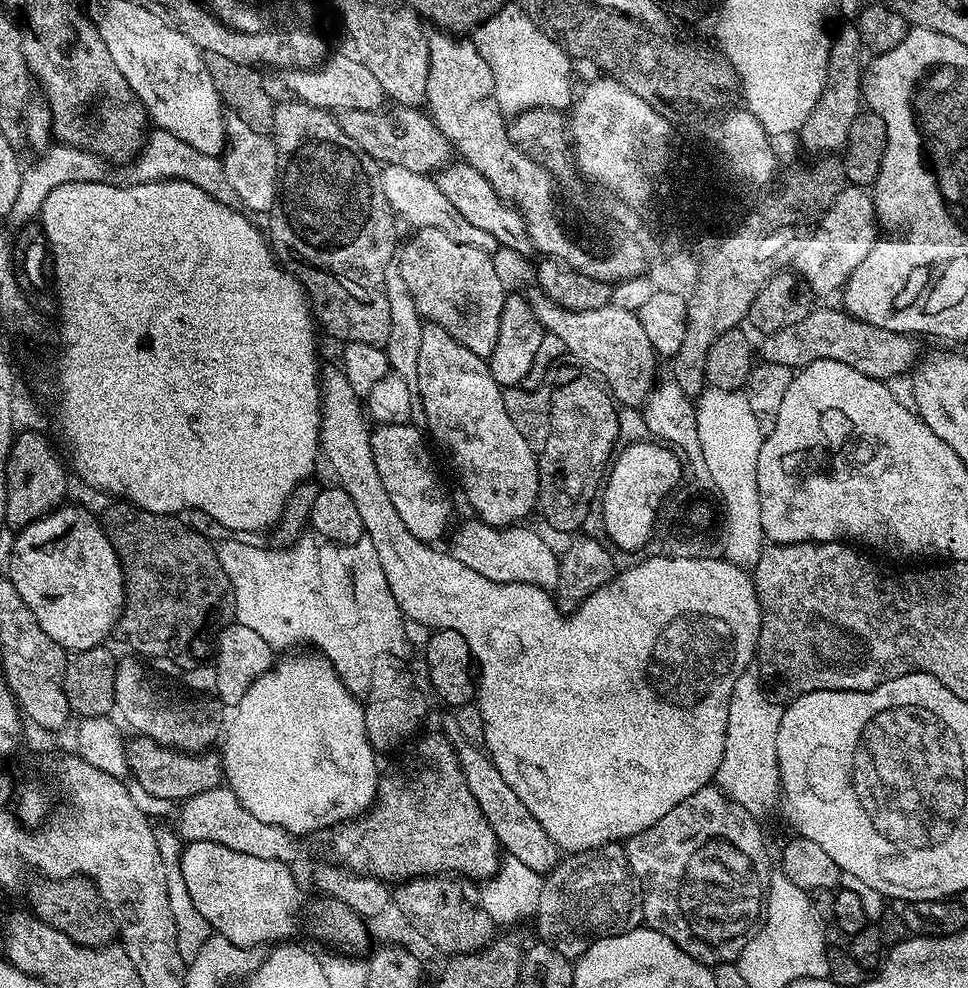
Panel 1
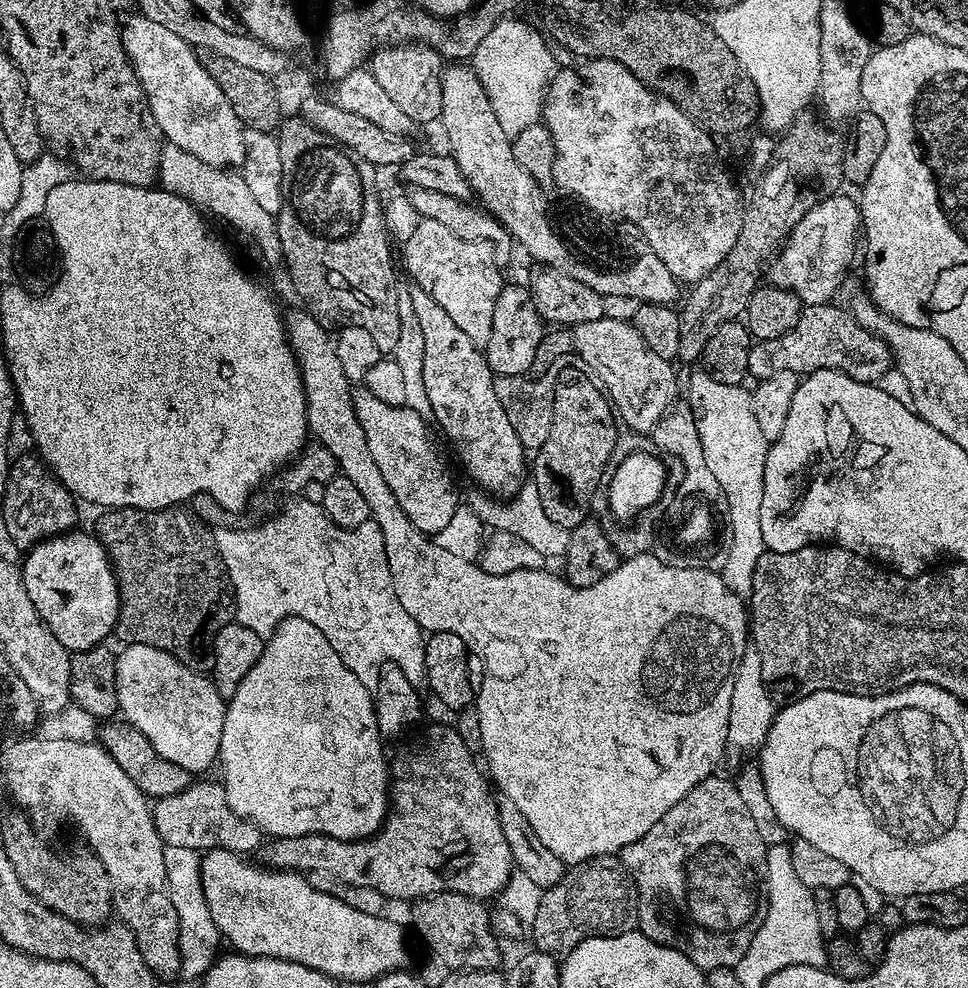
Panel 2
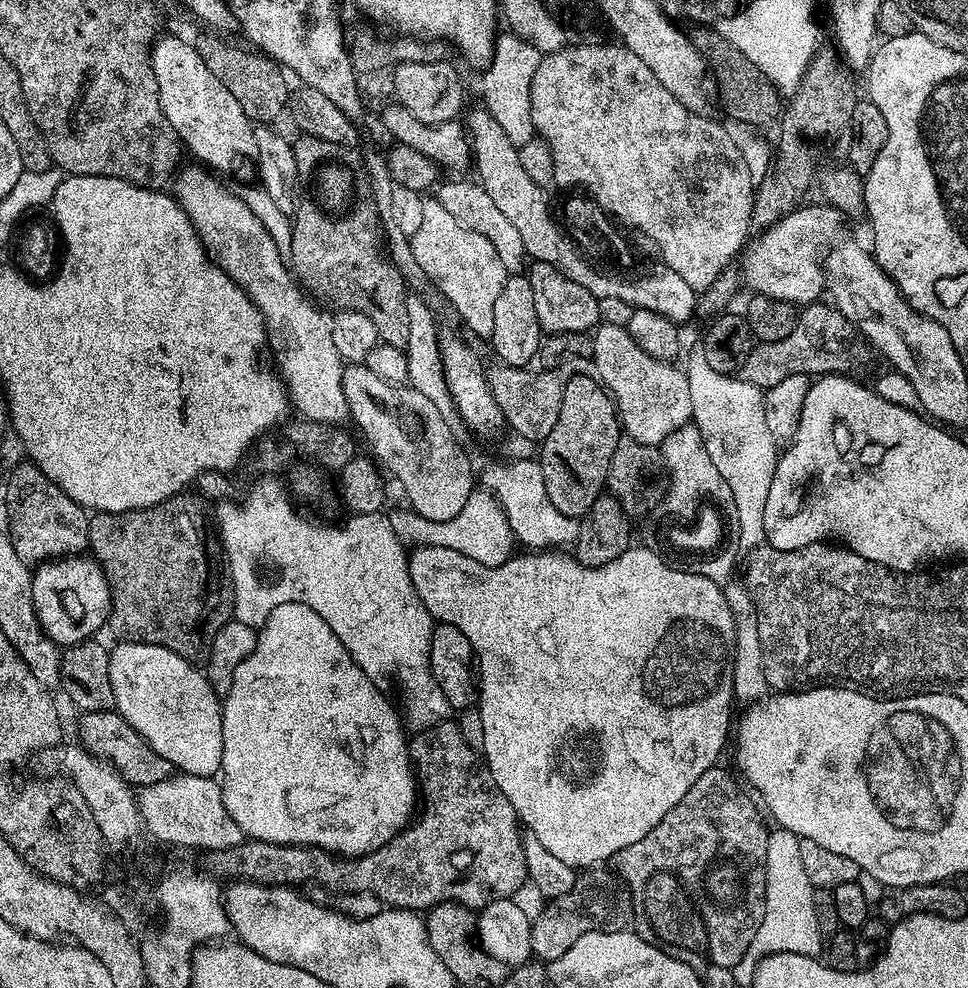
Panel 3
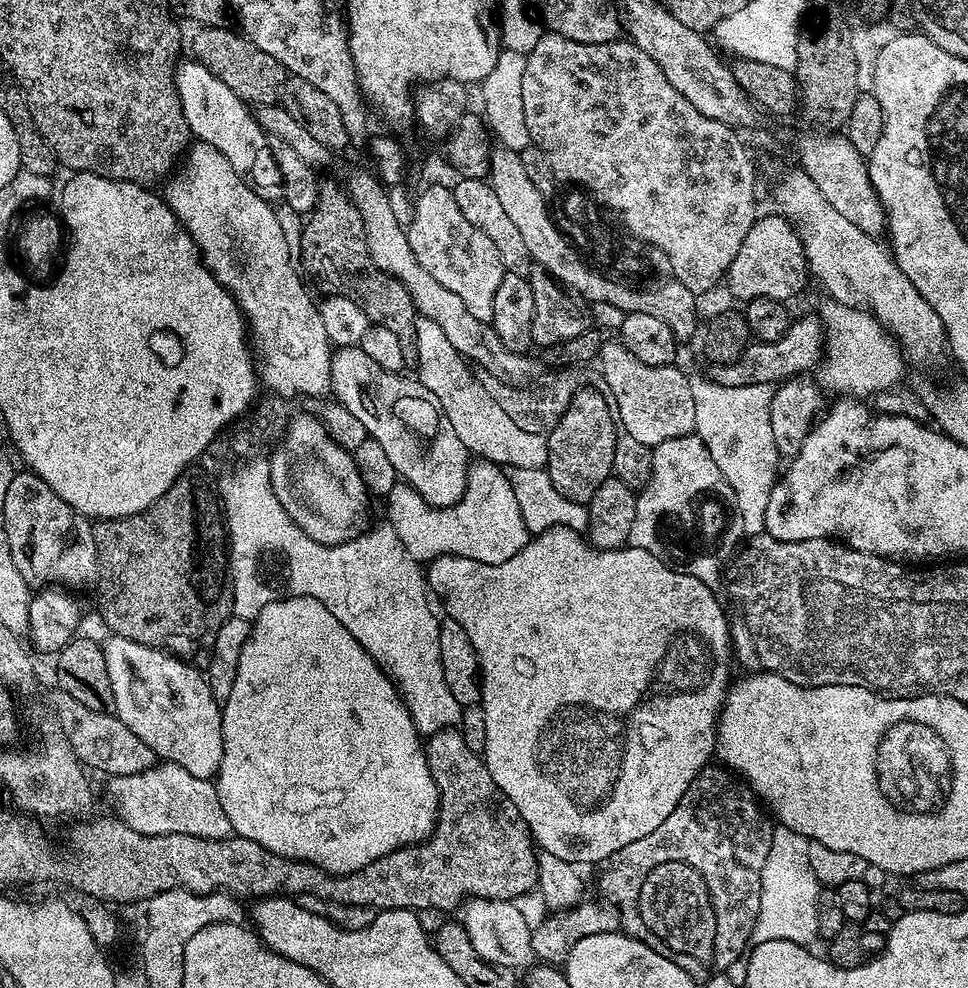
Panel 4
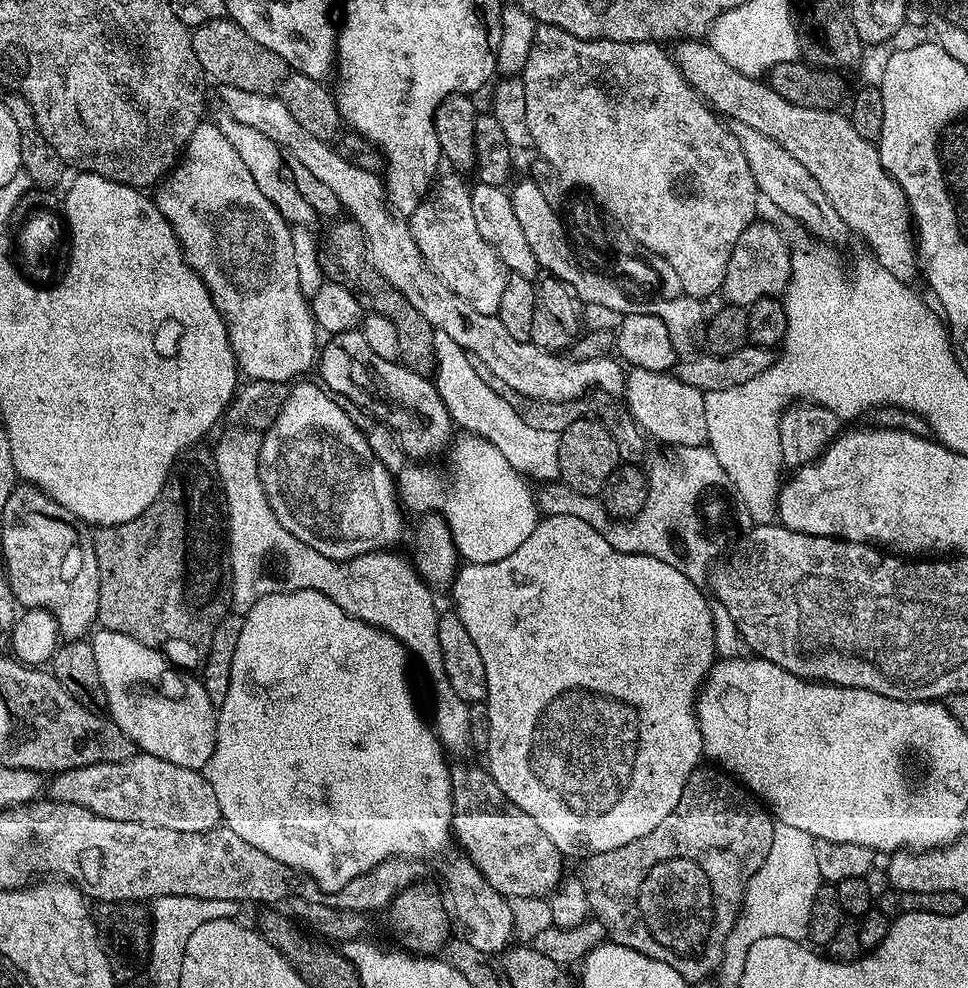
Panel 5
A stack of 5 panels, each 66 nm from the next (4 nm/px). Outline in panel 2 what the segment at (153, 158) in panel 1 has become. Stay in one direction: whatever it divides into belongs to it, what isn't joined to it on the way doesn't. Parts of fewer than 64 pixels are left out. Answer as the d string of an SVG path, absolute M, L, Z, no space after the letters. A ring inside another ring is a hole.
M168 144L161 152L158 180L165 191L178 193L210 214L212 212L226 218L234 227L244 232L258 246L264 255L264 264L270 271L281 271L284 268L284 255L278 242L276 217L261 206L250 190L245 175L236 170L214 167L204 162L202 158L195 157L190 151Z

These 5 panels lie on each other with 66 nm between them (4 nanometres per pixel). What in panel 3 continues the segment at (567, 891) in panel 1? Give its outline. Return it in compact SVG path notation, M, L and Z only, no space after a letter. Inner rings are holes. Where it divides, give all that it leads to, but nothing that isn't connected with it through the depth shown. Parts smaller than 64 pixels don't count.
M593 866L577 875L574 886L566 894L551 897L542 914L532 921L530 946L537 961L547 962L562 958L582 934L591 932L623 932L632 924L632 893L615 871L604 866Z

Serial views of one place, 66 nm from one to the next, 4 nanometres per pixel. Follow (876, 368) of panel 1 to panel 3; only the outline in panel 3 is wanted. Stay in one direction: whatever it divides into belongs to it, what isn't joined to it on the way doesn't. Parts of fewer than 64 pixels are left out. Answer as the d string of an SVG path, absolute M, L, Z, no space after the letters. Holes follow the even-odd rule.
M817 302L799 309L796 325L786 338L779 342L753 343L750 358L740 367L739 379L745 385L752 384L759 390L778 386L782 378L790 374L802 374L809 378L831 376L833 374L860 374L874 357L873 349L867 340L856 330L836 307L828 302ZM825 303L825 304L824 304Z

